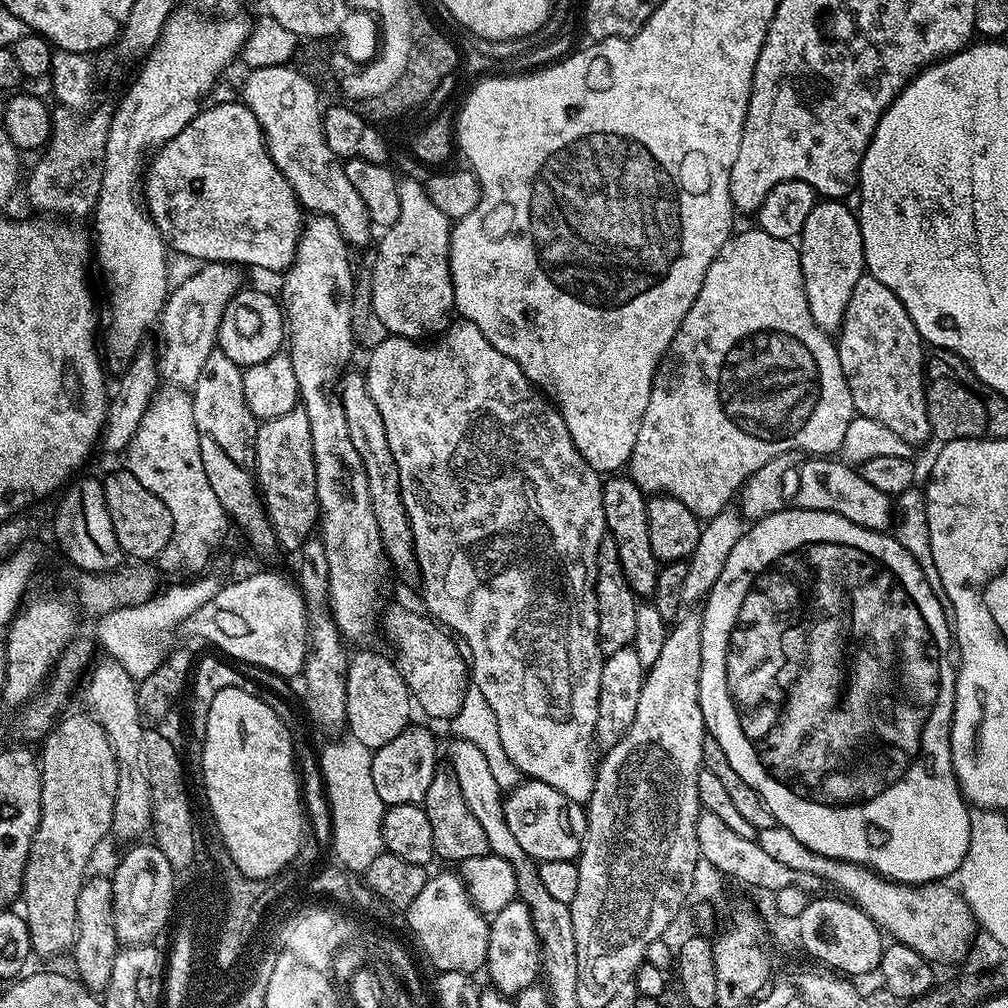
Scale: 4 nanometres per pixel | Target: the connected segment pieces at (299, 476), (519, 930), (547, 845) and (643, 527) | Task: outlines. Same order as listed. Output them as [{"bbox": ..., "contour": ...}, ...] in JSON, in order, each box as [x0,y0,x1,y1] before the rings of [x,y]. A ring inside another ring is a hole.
[{"bbox":[254,406,320,550],"contour":[[[298,406],[278,418],[265,420],[257,427],[254,458],[256,486],[260,490],[264,507],[268,510],[268,521],[272,523],[272,532],[276,536],[277,545],[281,549],[284,547],[299,550],[308,537],[313,535],[320,519],[320,504],[316,500],[316,471],[310,442],[310,422],[306,422],[304,407]]]},{"bbox":[486,898,541,998],"contour":[[[519,898],[512,900],[510,906],[502,906],[491,917],[488,929],[488,962],[486,973],[491,987],[512,998],[516,993],[526,990],[537,983],[541,975],[541,948],[538,934],[535,933],[531,912]],[[537,975],[537,977],[536,977]]]},{"bbox":[503,779,588,862],"contour":[[[525,779],[516,785],[503,797],[506,823],[514,834],[515,840],[522,846],[534,861],[541,862],[552,859],[564,859],[575,861],[580,854],[580,847],[584,841],[584,831],[588,825],[588,817],[585,809],[579,804],[573,804],[554,786],[546,786],[546,782]]]},{"bbox":[602,474,661,598],"contour":[[[612,474],[604,480],[602,490],[602,510],[606,518],[607,535],[616,539],[618,558],[622,562],[622,574],[637,597],[651,598],[656,589],[658,570],[661,565],[650,550],[650,526],[646,518],[648,500],[645,492],[627,474]]]}]

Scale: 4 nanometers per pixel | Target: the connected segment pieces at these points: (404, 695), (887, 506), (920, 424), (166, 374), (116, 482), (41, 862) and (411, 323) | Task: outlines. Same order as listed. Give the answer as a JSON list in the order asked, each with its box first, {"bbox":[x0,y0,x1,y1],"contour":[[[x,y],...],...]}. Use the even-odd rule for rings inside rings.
[{"bbox":[345,652,414,750],"contour":[[[360,652],[348,661],[345,682],[346,728],[352,731],[349,732],[351,739],[373,750],[398,738],[398,734],[402,734],[402,730],[409,727],[413,719],[414,701],[408,691],[408,683],[404,681],[404,673],[389,660],[380,652]]]},{"bbox":[794,458,894,532],"contour":[[[808,458],[801,463],[796,478],[794,504],[806,510],[833,512],[842,518],[850,518],[850,522],[858,526],[872,528],[875,532],[891,529],[894,524],[893,497],[870,486],[859,470],[839,458]]]},{"bbox":[834,274,932,446],"contour":[[[867,274],[858,278],[854,285],[854,294],[850,294],[850,306],[846,306],[844,321],[834,343],[857,413],[872,418],[874,422],[880,422],[910,445],[919,446],[930,440],[932,427],[926,414],[924,397],[926,345],[910,314],[906,314],[906,306],[902,306],[894,290],[886,290],[886,286],[878,282],[878,278]]]},{"bbox":[158,262,242,390],"contour":[[[223,262],[219,264],[205,263],[197,268],[200,269],[193,276],[186,277],[177,288],[175,285],[169,291],[168,300],[160,312],[158,321],[158,332],[160,328],[161,340],[161,344],[158,344],[159,379],[183,390],[191,390],[196,385],[198,374],[202,374],[202,365],[206,363],[206,358],[210,358],[210,354],[217,351],[216,335],[220,329],[222,314],[233,296],[242,288],[242,283],[240,284],[241,269],[235,264],[225,264]]]},{"bbox":[103,471,171,562],"contour":[[[130,471],[112,472],[108,477],[103,477],[104,497],[106,510],[110,510],[110,522],[114,522],[114,534],[118,538],[118,546],[125,557],[133,556],[136,562],[152,562],[162,552],[171,536],[170,510],[162,504],[162,500],[146,490],[141,482]]]},{"bbox":[22,715,118,956],"contour":[[[65,715],[53,727],[52,731],[44,737],[42,747],[38,752],[38,763],[40,765],[40,781],[42,782],[42,806],[40,807],[40,825],[32,839],[30,854],[26,858],[26,870],[24,871],[24,887],[22,889],[22,915],[28,924],[30,938],[32,939],[33,953],[40,956],[56,956],[59,952],[67,953],[76,942],[76,903],[78,902],[78,890],[84,884],[86,873],[89,871],[88,863],[92,860],[92,855],[96,852],[96,847],[100,844],[100,839],[106,837],[112,831],[112,815],[114,814],[114,802],[116,801],[116,791],[118,790],[118,762],[114,750],[110,746],[108,736],[102,730],[102,726],[92,719],[91,715],[68,716]]]},{"bbox":[372,179,454,342],"contour":[[[401,179],[398,202],[402,202],[402,214],[398,214],[398,222],[393,228],[381,235],[384,237],[380,240],[376,265],[372,268],[372,312],[377,322],[385,328],[385,333],[420,342],[425,338],[439,337],[454,316],[454,286],[448,269],[452,224],[448,216],[442,214],[434,202],[430,202],[428,189],[421,181],[419,184],[416,180]]]}]

